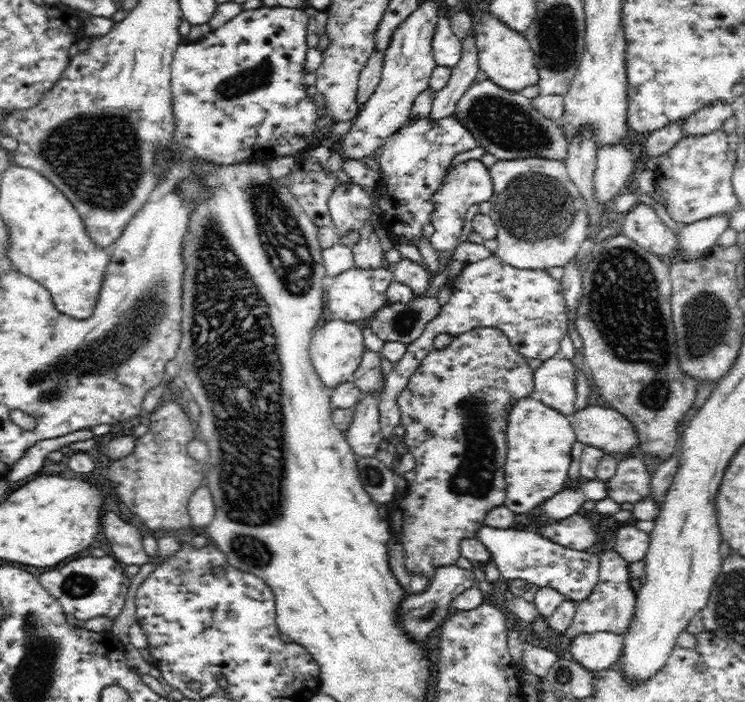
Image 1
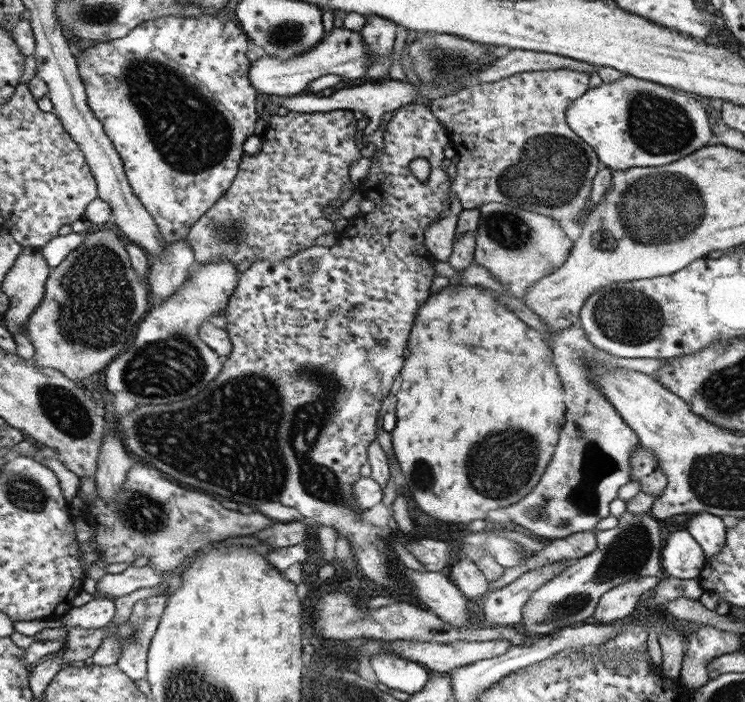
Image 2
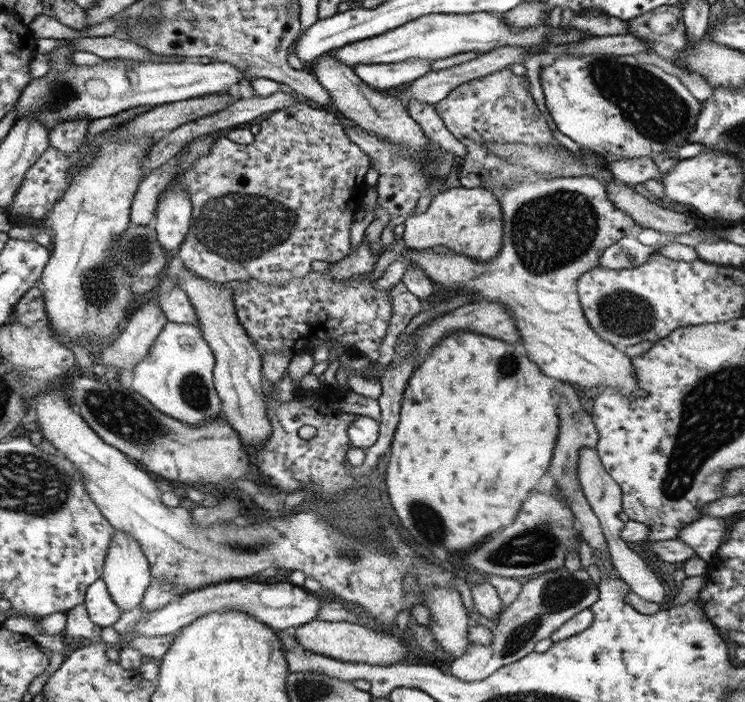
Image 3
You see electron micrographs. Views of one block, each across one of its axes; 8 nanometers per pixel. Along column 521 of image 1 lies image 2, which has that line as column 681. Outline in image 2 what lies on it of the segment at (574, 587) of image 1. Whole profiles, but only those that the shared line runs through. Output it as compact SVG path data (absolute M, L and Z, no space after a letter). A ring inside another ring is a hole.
M687 530L674 531L661 550L663 573L674 579L697 579L708 558Z

